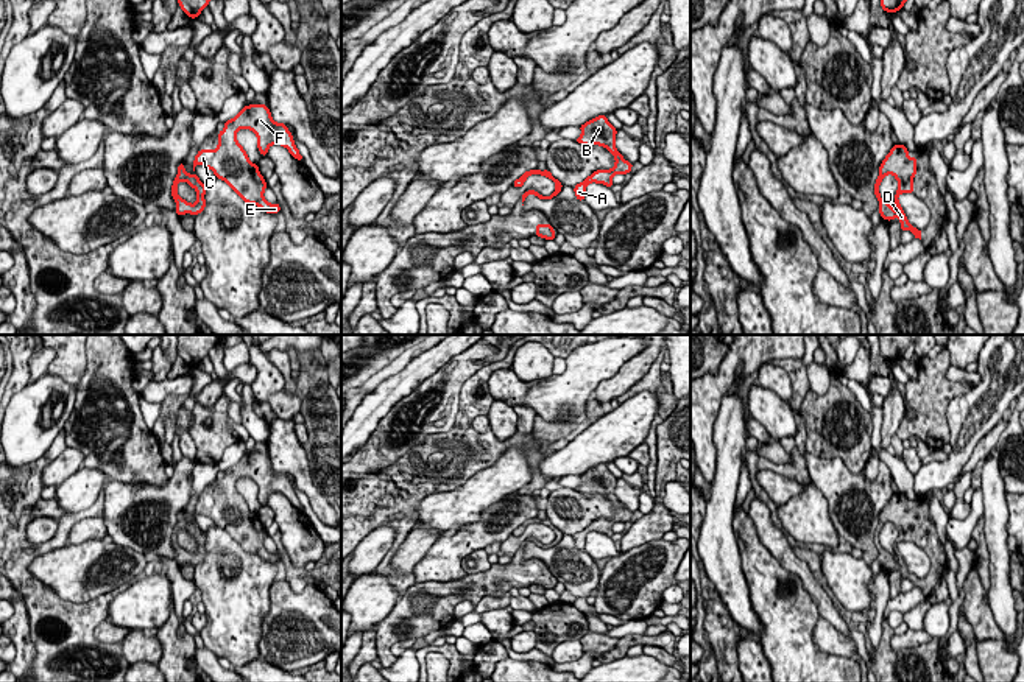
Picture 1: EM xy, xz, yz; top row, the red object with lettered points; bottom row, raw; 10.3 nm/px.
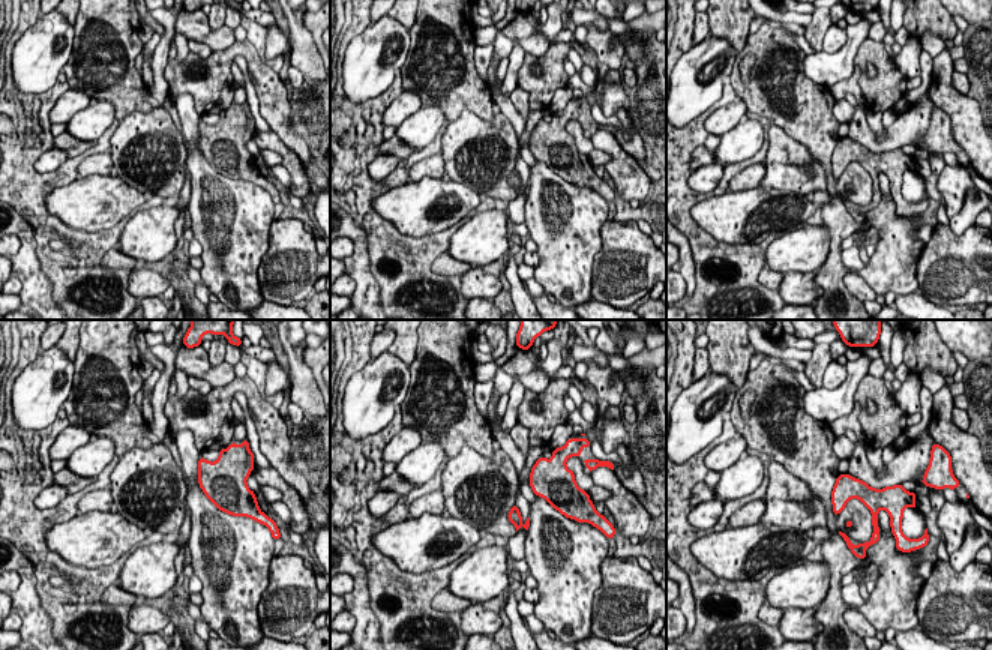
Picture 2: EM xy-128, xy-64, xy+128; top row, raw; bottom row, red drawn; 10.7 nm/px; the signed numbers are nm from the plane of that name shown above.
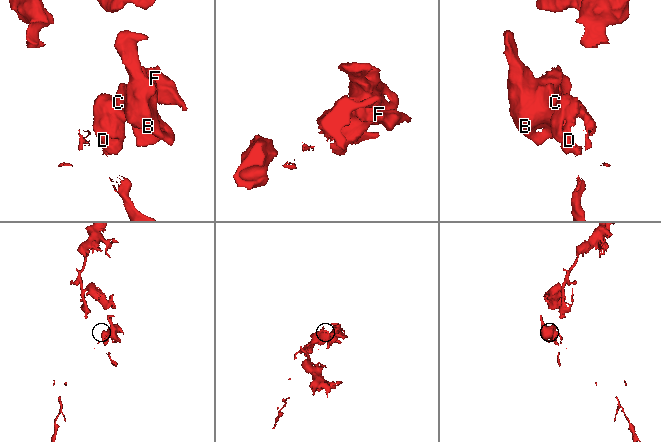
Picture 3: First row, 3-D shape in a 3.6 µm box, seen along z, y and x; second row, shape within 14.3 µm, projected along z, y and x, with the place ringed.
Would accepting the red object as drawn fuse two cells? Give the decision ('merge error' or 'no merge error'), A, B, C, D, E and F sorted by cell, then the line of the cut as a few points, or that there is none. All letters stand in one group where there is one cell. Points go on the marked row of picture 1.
no merge error; A B C D E F; no cut

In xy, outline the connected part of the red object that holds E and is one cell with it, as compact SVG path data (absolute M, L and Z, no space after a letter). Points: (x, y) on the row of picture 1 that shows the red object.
M256 103L242 107L234 118L224 121L224 129L218 132L218 146L214 151L200 149L193 160L193 171L196 165L203 165L224 181L246 204L254 204L267 213L279 213L279 202L270 204L263 198L267 181L257 163L248 159L237 142L238 129L251 129L257 135L257 148L263 157L271 145L282 145L296 160L304 160L287 125L276 123L270 107Z

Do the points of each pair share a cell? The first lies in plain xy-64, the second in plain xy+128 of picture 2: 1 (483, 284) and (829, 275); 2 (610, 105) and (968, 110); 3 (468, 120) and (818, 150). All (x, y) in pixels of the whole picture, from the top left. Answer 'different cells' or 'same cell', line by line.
1: different cells
2: same cell
3: different cells

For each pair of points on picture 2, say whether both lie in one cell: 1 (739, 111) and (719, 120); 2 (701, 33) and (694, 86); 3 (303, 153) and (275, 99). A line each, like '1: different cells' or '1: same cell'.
1: same cell
2: different cells
3: same cell

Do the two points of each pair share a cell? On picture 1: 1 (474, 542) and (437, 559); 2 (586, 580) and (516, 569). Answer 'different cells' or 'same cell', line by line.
1: same cell
2: different cells

